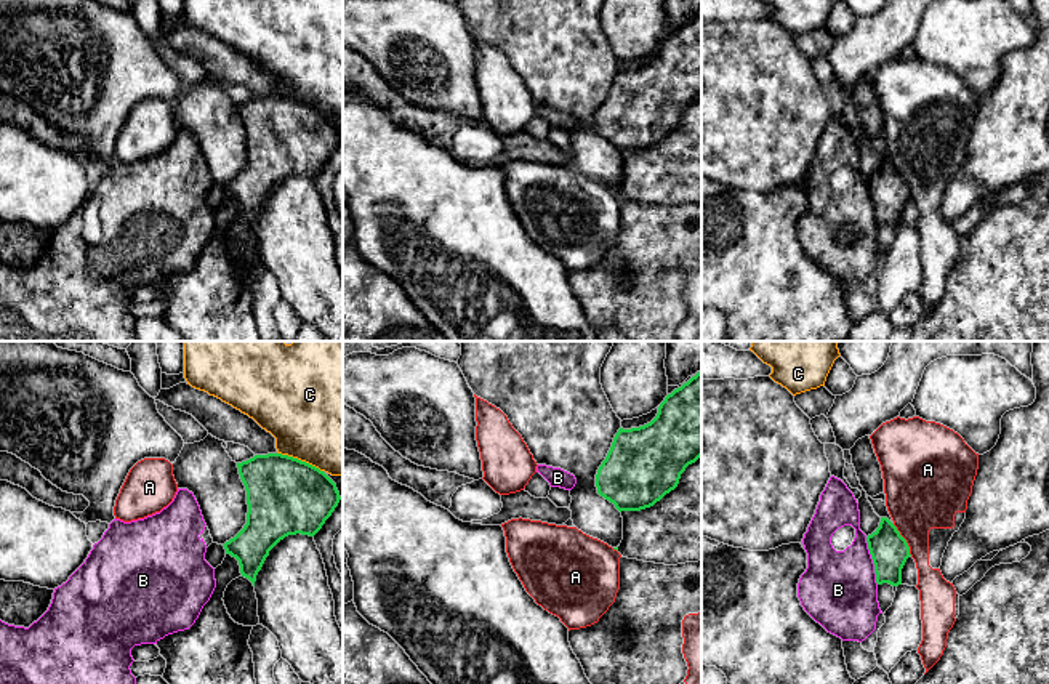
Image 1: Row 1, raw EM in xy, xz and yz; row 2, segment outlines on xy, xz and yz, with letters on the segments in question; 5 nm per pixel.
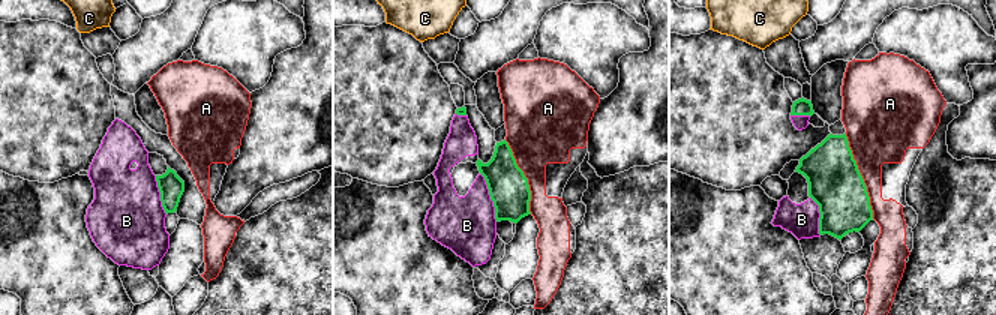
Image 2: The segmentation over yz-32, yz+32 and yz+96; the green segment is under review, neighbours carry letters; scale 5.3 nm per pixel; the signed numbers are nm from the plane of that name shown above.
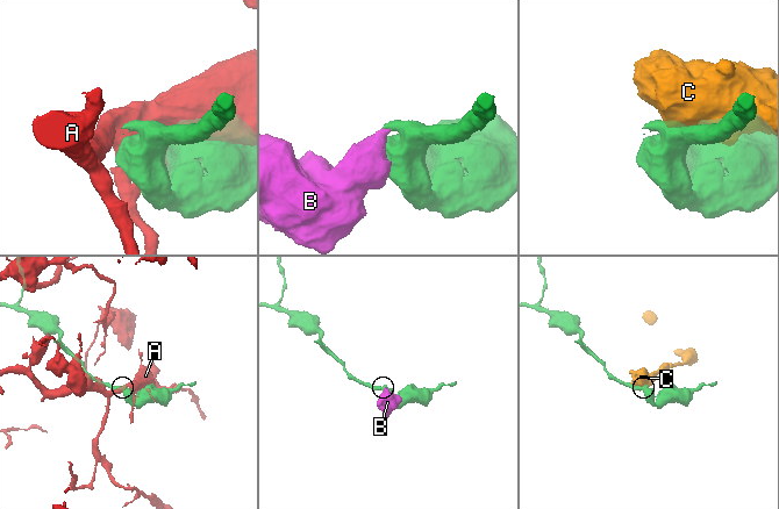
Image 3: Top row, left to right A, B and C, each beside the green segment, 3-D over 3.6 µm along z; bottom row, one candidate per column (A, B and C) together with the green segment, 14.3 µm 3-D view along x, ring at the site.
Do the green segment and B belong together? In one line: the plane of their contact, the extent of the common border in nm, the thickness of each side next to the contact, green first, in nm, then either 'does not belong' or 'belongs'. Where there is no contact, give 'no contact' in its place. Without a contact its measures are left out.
contact in yz; length 240 nm; calibres 190 and 380 nm; belongs

